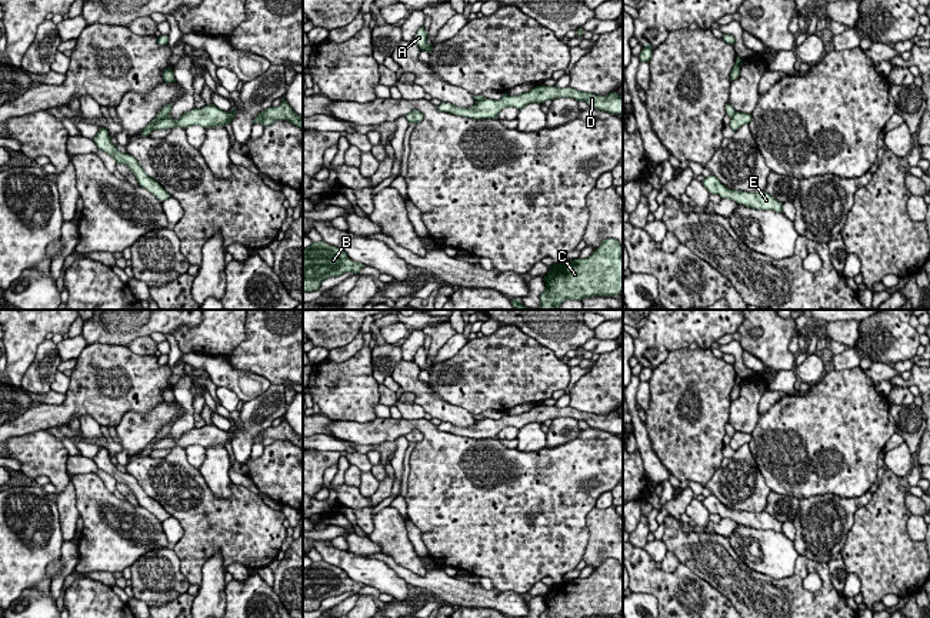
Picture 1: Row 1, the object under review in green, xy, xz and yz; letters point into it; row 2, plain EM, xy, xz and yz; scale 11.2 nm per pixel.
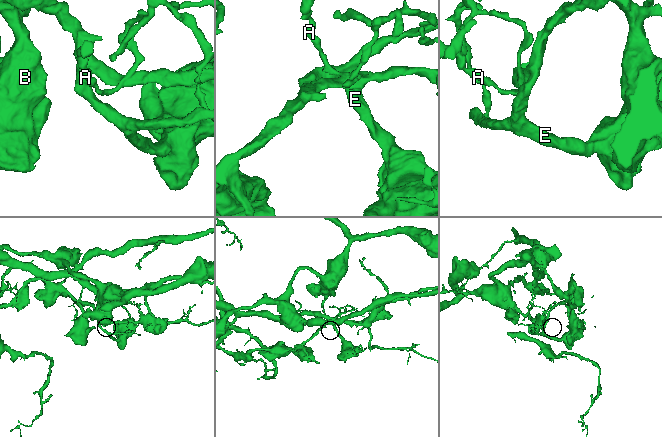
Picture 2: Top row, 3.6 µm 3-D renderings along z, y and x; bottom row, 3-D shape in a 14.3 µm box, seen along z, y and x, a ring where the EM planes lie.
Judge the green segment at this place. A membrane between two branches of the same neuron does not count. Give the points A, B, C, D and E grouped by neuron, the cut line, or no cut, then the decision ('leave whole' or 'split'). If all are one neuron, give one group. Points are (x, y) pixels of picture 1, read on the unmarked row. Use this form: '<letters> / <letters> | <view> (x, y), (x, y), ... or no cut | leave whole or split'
A / B C D E | xy (167, 433), (150, 450) | split

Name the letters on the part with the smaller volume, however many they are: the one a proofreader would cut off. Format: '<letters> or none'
B, C, D, E

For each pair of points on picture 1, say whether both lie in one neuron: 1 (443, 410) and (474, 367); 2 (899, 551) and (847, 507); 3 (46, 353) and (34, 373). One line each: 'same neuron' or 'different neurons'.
1: different neurons
2: different neurons
3: same neuron

